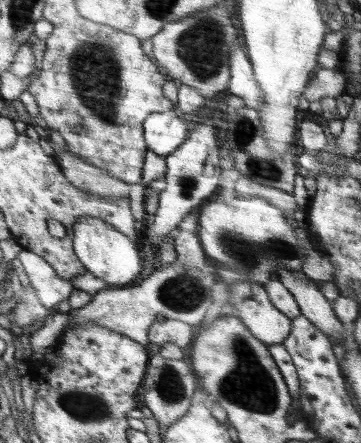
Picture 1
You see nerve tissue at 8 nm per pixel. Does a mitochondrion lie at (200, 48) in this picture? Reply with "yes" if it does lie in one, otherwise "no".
yes

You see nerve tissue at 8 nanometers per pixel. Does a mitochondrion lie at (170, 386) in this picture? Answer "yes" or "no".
yes

